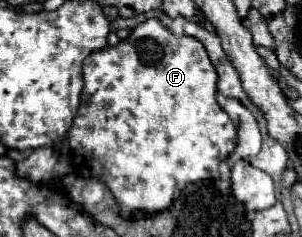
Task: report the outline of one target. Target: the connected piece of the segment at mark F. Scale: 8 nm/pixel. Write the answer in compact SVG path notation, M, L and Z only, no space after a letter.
M147 19L117 45L93 51L83 61L83 81L81 107L67 133L69 147L75 155L83 157L89 169L87 177L107 185L119 205L119 217L133 219L139 211L157 215L171 209L187 185L199 179L220 178L219 163L233 153L237 133L233 121L215 99L217 71L201 41L195 37L175 37L157 19Z

